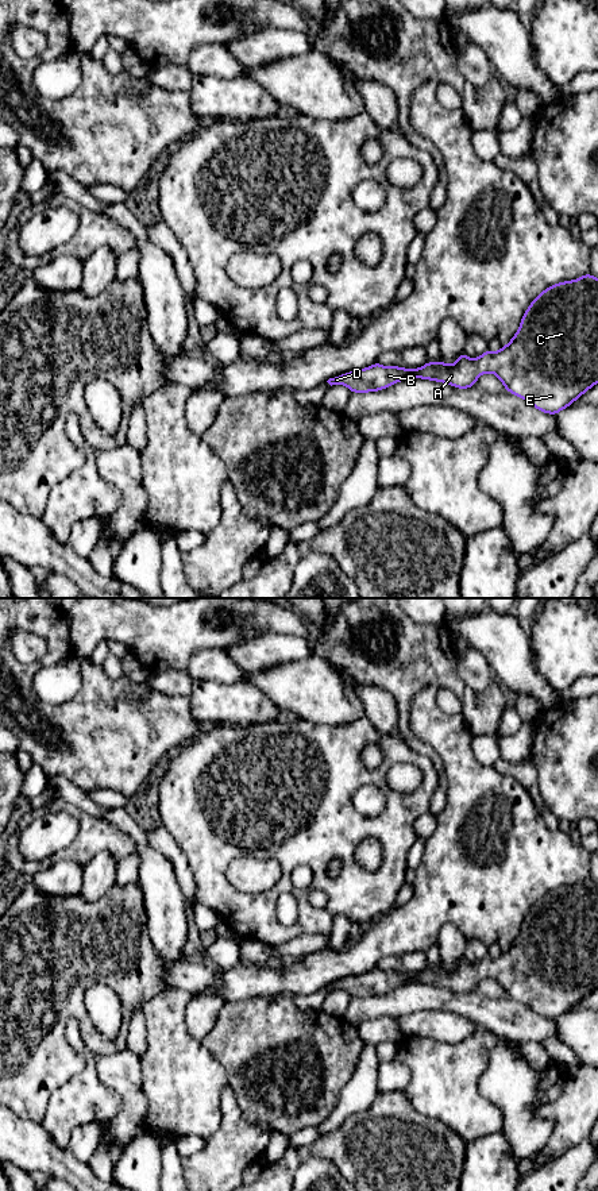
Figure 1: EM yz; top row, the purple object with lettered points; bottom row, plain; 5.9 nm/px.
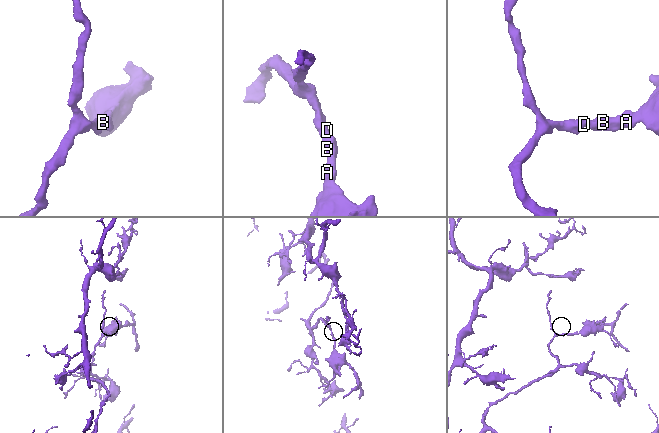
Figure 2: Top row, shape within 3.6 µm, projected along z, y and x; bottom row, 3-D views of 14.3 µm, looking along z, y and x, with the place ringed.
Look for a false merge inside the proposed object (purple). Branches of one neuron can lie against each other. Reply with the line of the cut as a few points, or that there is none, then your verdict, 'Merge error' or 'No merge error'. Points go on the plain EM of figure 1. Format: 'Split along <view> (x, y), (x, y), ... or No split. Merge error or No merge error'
No split. No merge error

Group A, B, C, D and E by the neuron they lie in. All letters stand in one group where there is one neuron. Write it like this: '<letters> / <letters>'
A B C D E

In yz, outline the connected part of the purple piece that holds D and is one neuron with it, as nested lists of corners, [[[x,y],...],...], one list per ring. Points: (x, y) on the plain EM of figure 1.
[[[587,878],[574,886],[563,886],[543,895],[525,916],[521,929],[512,945],[498,957],[487,953],[481,961],[471,964],[464,956],[452,971],[441,964],[427,967],[420,974],[382,971],[375,967],[370,972],[344,978],[329,983],[332,990],[346,990],[351,998],[383,995],[408,983],[423,983],[448,988],[458,994],[477,990],[479,980],[495,979],[509,998],[528,1006],[536,1014],[558,1020],[575,1007],[578,1002],[598,988],[598,884]]]

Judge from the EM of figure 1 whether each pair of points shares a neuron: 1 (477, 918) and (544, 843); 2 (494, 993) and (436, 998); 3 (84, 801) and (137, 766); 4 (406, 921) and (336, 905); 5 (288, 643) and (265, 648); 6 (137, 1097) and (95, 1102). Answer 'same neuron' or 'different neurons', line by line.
1: same neuron
2: different neurons
3: different neurons
4: different neurons
5: same neuron
6: different neurons

